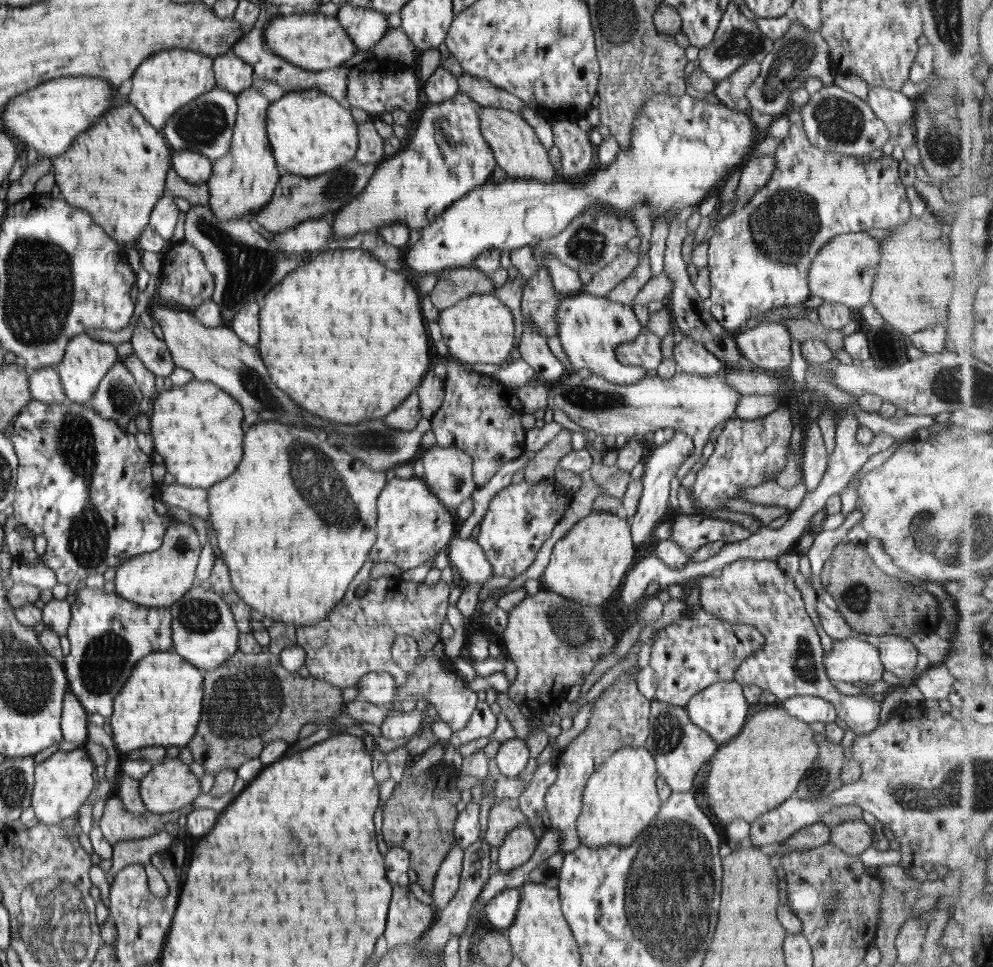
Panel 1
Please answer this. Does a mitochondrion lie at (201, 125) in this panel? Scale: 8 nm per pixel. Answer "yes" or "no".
yes

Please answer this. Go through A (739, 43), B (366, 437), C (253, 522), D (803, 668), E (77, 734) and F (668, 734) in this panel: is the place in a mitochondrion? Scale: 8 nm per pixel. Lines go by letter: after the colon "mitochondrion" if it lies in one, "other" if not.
A: mitochondrion
B: mitochondrion
C: other
D: mitochondrion
E: other
F: mitochondrion

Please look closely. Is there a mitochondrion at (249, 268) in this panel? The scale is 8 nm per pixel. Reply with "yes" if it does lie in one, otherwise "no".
yes

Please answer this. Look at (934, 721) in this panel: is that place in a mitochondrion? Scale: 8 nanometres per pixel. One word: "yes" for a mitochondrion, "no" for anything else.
no

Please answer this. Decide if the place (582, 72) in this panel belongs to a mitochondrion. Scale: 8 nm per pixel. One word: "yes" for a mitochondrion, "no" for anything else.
no

